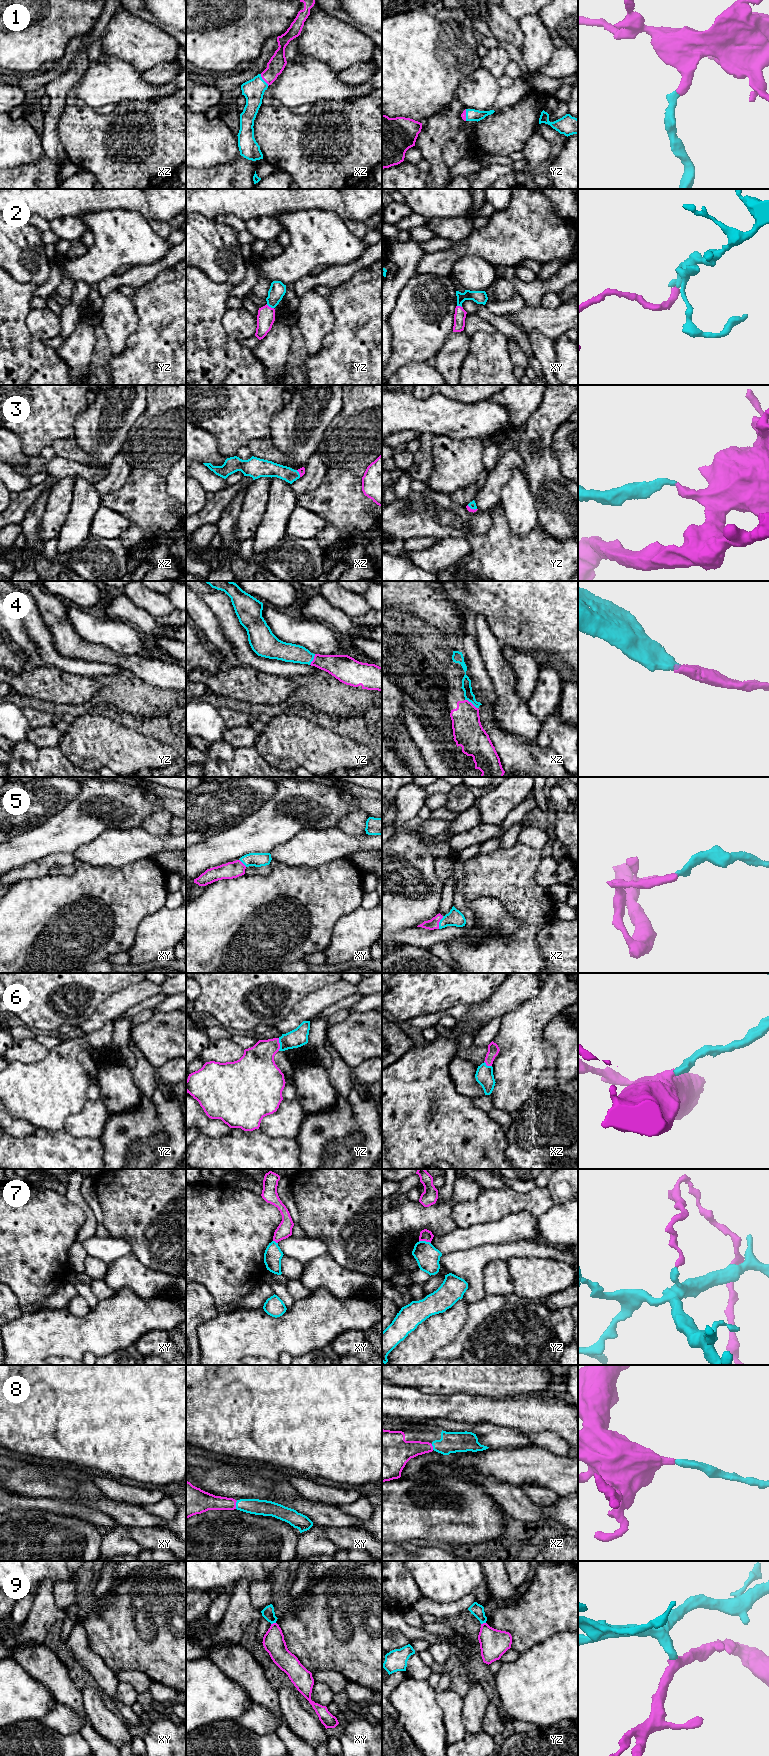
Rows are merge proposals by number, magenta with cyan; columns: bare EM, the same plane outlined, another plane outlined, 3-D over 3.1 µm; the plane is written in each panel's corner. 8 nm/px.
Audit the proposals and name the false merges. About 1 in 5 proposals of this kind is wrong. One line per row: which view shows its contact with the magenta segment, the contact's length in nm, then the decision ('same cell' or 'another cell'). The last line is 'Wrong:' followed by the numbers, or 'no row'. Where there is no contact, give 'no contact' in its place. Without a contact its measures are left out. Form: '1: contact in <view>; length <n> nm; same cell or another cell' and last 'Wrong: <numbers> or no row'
1: contact in xz; length 120 nm; same cell
2: contact in yz; length 70 nm; same cell
3: contact in yz; length 90 nm; same cell
4: contact in xz; length 130 nm; same cell
5: contact in xz; length 110 nm; same cell
6: contact in yz; length 100 nm; same cell
7: contact in yz; length 100 nm; another cell
8: contact in xy; length 70 nm; same cell
9: contact in xy; length 40 nm; another cell
Wrong: 7, 9

